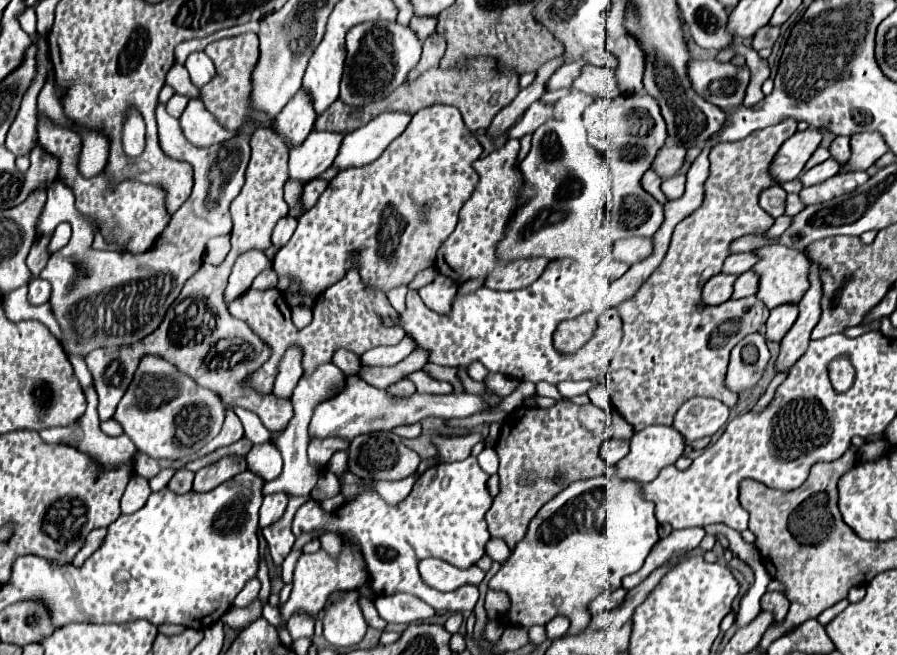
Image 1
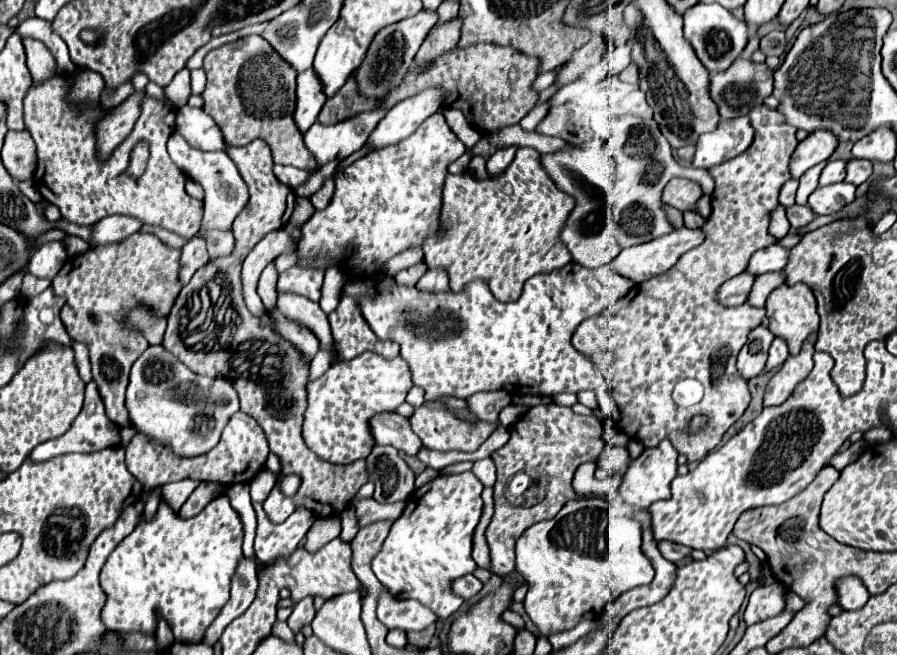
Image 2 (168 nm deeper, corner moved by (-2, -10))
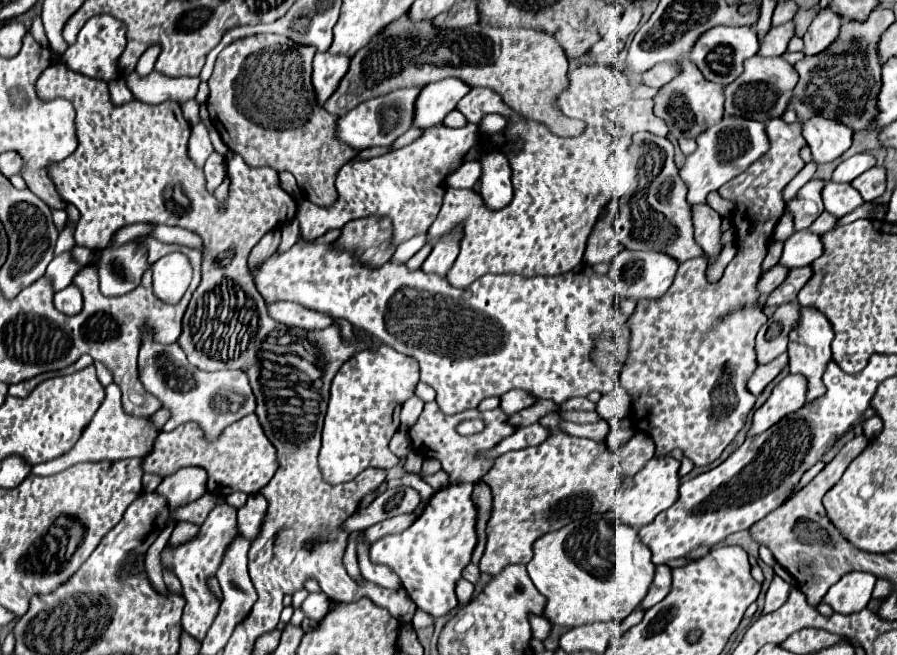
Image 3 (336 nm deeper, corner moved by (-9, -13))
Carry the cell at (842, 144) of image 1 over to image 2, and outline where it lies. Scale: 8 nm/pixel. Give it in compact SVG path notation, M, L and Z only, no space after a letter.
M851 158L851 160L847 160L845 182L851 182L851 184L859 186L859 184L863 184L871 176L871 172L873 172L873 162Z

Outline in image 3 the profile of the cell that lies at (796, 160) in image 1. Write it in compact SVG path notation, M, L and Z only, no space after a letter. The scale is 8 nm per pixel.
M820 115L802 121L802 137L806 139L816 163L834 161L852 145L850 127L842 127L842 123L834 123Z

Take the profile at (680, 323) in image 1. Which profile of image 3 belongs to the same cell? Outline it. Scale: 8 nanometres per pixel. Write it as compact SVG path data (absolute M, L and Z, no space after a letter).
M770 119L766 123L766 133L770 137L770 151L750 165L742 175L730 179L718 189L724 199L736 201L736 241L738 255L726 267L718 283L710 283L704 275L702 259L690 259L678 267L676 279L668 293L656 301L640 301L634 315L630 317L632 341L630 355L624 363L624 369L617 371L617 362L612 339L600 339L594 351L594 359L602 363L604 371L624 387L632 397L632 423L634 429L648 433L656 445L656 455L666 455L672 449L682 449L682 453L696 465L710 465L720 457L720 453L730 445L736 433L744 427L746 415L754 407L756 397L746 389L746 381L754 373L756 351L754 337L758 329L766 323L766 315L754 303L758 301L756 283L760 277L760 265L766 257L766 245L772 237L774 225L784 213L784 187L796 177L804 167L800 149L806 145L800 123L784 123L782 119Z

